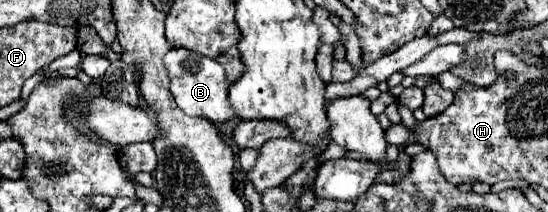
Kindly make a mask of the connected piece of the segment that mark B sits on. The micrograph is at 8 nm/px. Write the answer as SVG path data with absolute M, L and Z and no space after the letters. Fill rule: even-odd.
M172 48L166 56L164 56L164 66L170 78L170 92L178 104L180 110L184 110L184 114L188 116L200 116L206 118L210 122L226 122L232 120L232 108L228 106L228 80L224 74L224 68L212 60L206 58L204 54L196 54L190 52L186 48Z

